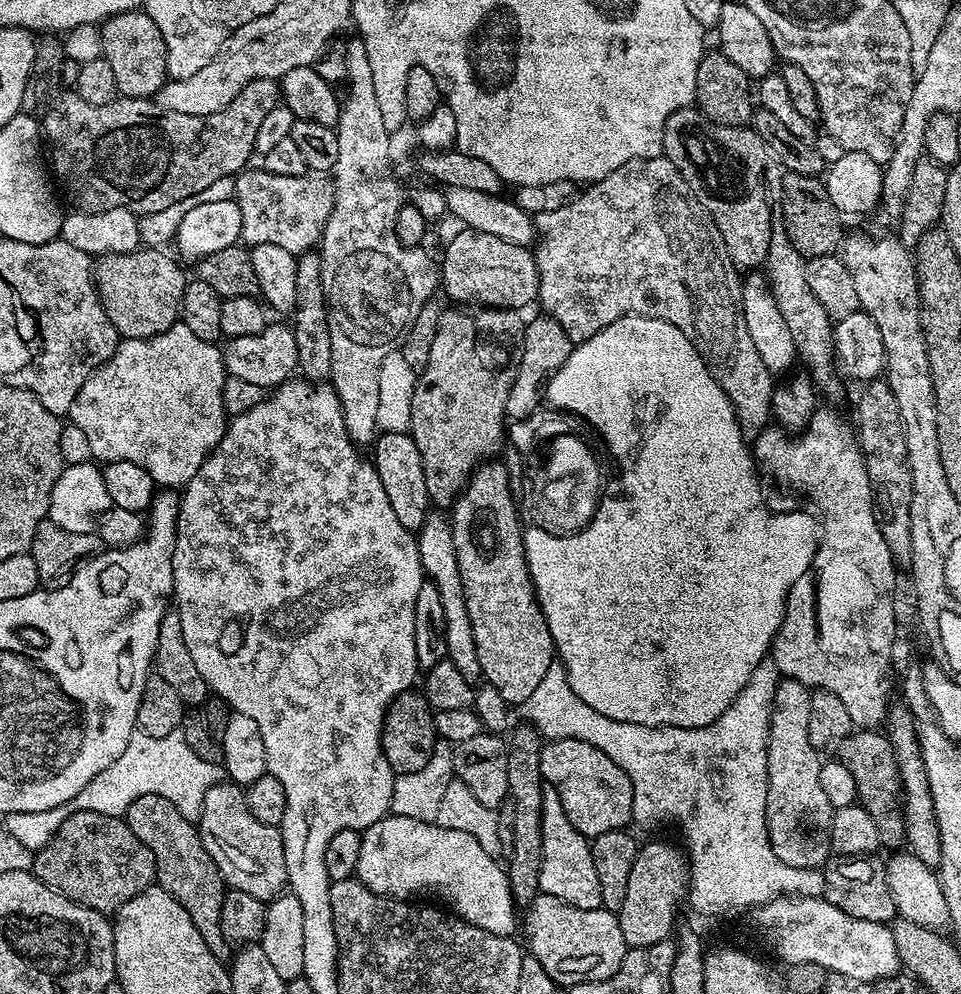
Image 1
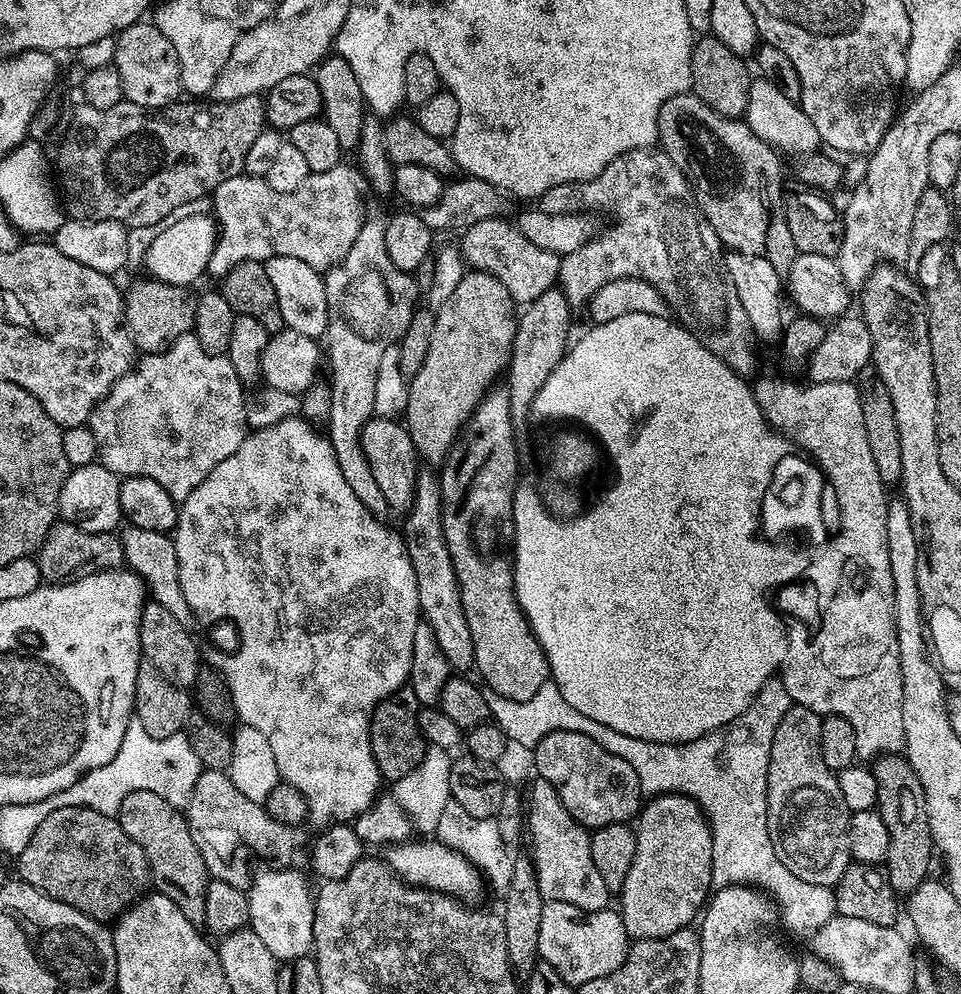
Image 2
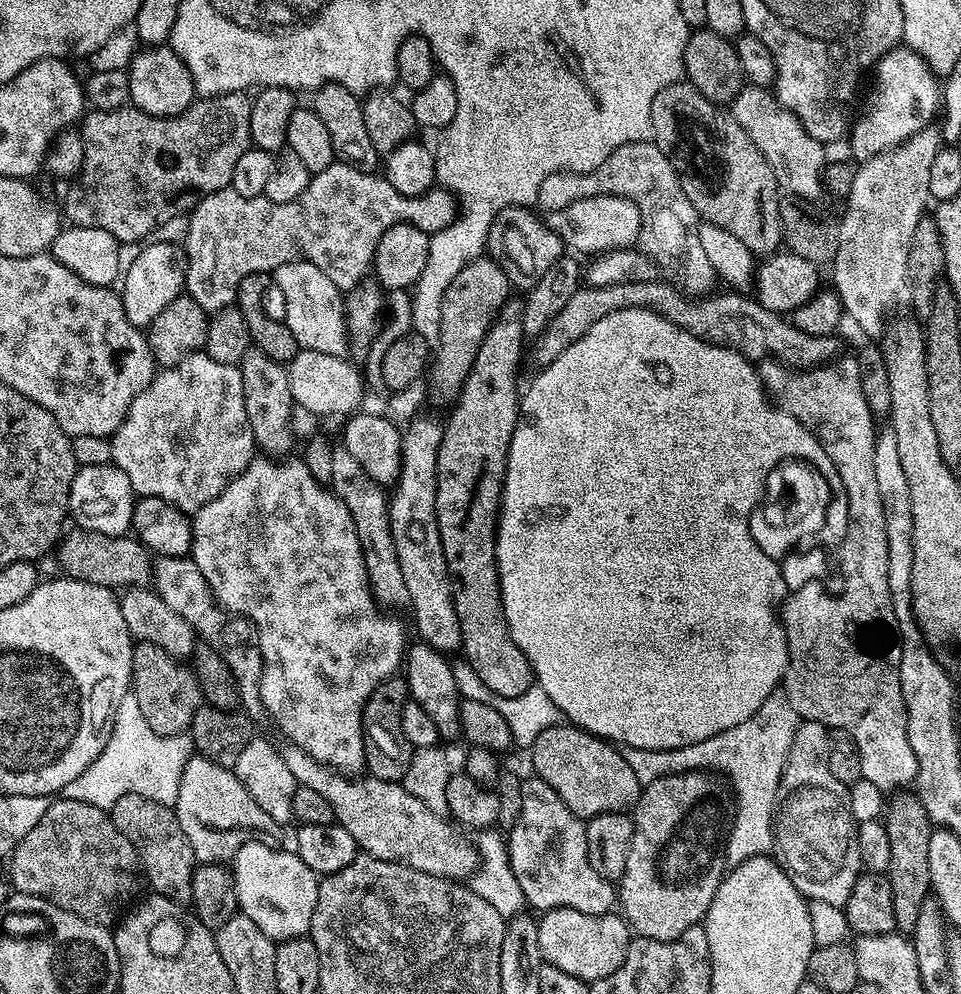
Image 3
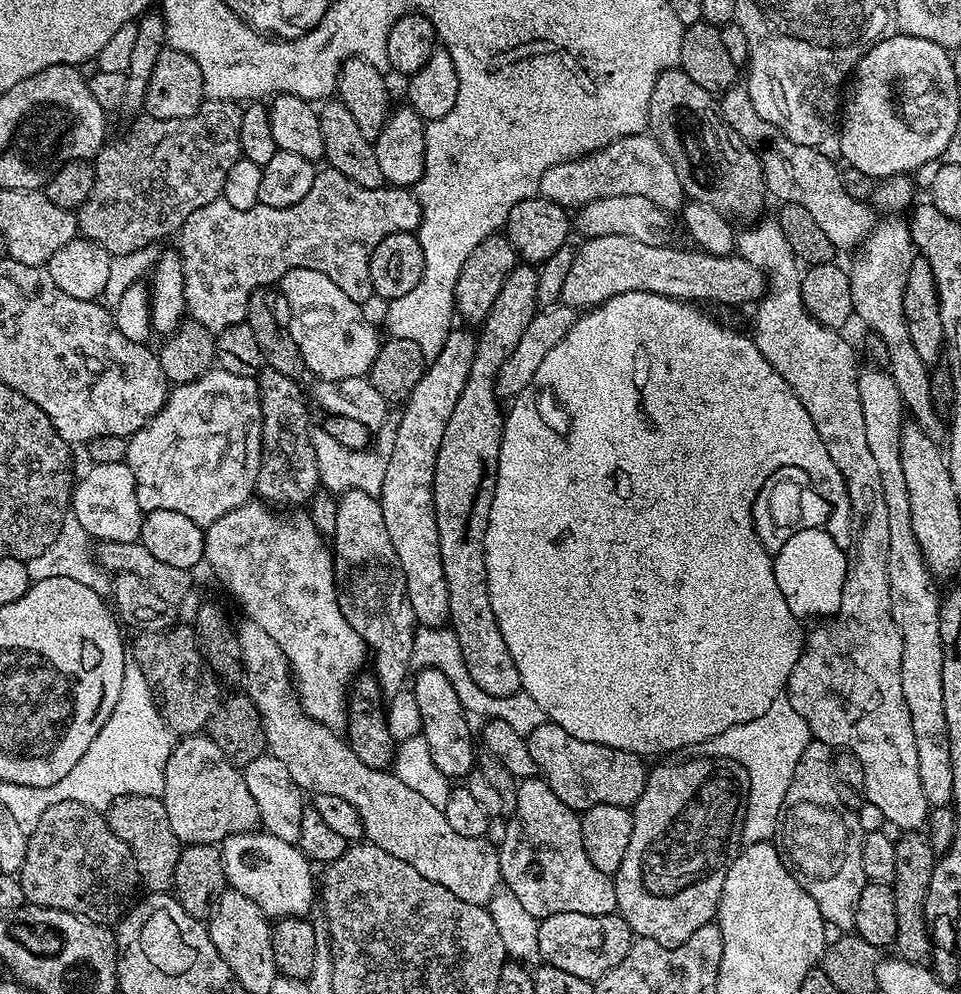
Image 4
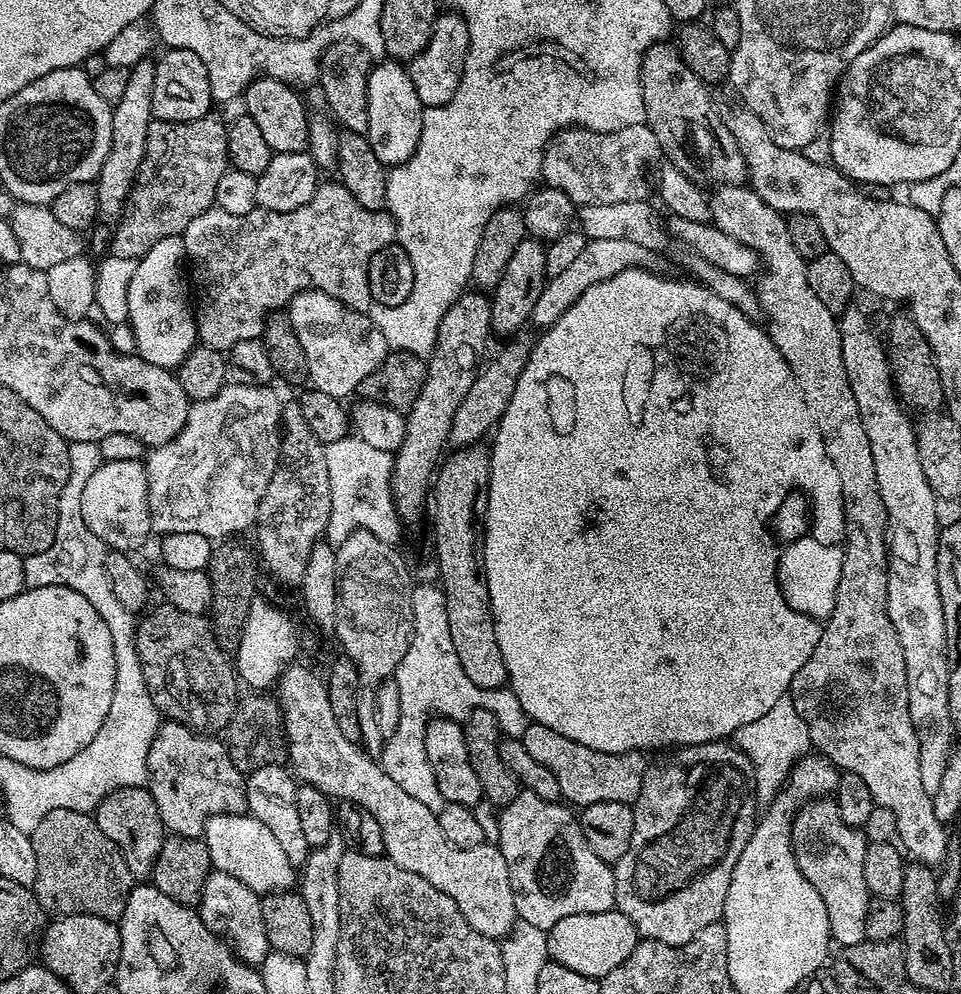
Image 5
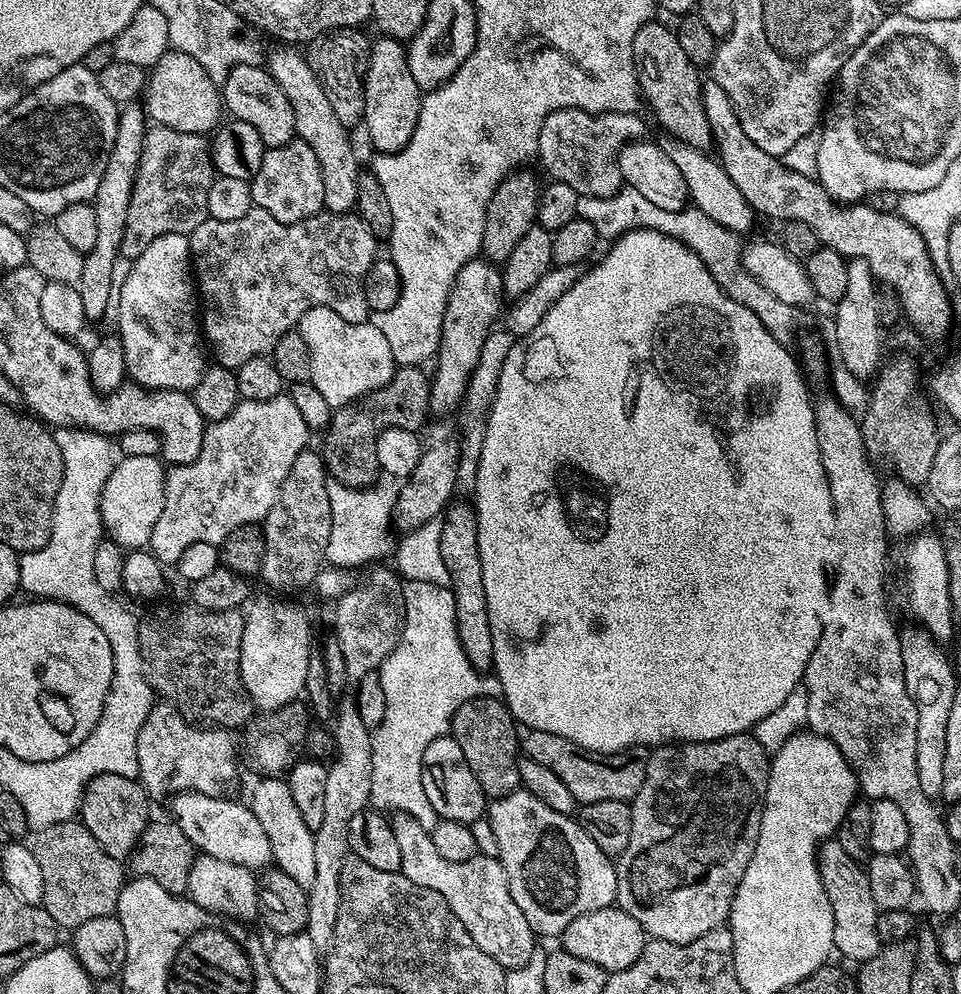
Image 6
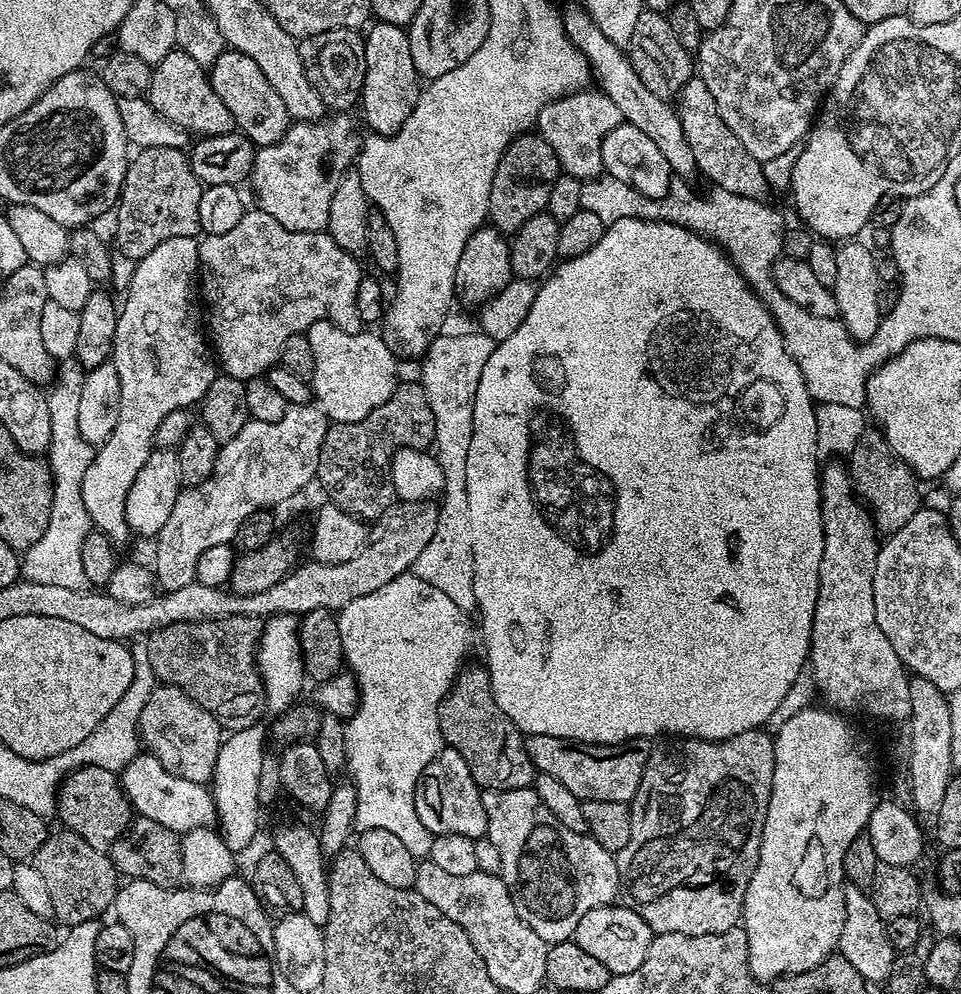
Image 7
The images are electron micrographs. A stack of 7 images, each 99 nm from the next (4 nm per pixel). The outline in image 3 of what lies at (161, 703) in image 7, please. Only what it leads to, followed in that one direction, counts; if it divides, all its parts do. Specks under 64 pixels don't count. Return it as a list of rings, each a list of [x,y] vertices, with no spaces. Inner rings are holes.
[[[199,754],[189,756],[182,770],[174,811],[200,864],[224,864],[233,859],[244,843],[276,842],[282,832],[281,824],[250,798],[250,790],[242,786],[233,769],[218,766],[218,762],[210,762]]]

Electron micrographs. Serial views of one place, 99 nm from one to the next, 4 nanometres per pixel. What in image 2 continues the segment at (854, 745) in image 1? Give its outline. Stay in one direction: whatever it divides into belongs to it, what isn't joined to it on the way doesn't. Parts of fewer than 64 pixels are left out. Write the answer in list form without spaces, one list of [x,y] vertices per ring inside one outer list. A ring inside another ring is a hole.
[[[900,754],[877,759],[871,769],[878,786],[875,811],[879,812],[882,822],[886,822],[886,834],[890,836],[886,875],[894,891],[907,894],[917,884],[929,879],[928,867],[932,864],[932,856],[934,857],[928,815],[924,809],[922,782],[918,782],[914,766],[910,766],[907,758]]]

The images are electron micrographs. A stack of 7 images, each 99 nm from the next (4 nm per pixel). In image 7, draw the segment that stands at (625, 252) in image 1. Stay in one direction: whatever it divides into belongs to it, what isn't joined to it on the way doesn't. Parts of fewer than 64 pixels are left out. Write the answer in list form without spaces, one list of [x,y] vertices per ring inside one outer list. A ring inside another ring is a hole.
[[[581,90],[569,92],[561,100],[546,105],[536,119],[535,127],[538,135],[550,146],[550,150],[554,150],[561,173],[583,182],[604,172],[602,142],[606,134],[610,134],[610,130],[623,123],[625,119],[622,110],[618,110],[618,106],[606,93],[599,90]]]

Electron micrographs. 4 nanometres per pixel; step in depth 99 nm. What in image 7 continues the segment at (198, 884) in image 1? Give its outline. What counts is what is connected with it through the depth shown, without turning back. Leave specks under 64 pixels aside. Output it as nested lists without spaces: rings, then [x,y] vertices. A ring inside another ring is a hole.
[[[84,765],[75,768],[64,777],[56,797],[58,820],[69,832],[77,832],[94,850],[108,852],[118,837],[128,831],[128,825],[134,819],[134,809],[124,792],[121,777],[110,770],[102,770],[102,766]]]

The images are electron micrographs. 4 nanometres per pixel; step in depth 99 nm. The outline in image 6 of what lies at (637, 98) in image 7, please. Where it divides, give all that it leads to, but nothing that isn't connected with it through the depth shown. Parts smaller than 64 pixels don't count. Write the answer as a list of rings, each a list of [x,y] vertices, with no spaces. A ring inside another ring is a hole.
[[[664,138],[659,141],[659,145],[662,150],[666,150],[670,162],[674,162],[674,166],[678,166],[682,178],[686,178],[688,198],[694,207],[702,210],[702,214],[706,214],[706,218],[714,218],[714,222],[718,222],[718,226],[726,226],[731,232],[745,234],[744,232],[751,230],[752,223],[758,220],[757,213],[752,211],[750,202],[746,202],[746,198],[742,198],[738,186],[734,186],[730,174],[726,174],[719,159],[713,158],[711,155],[708,157],[708,154],[701,149],[684,144],[680,140]]]

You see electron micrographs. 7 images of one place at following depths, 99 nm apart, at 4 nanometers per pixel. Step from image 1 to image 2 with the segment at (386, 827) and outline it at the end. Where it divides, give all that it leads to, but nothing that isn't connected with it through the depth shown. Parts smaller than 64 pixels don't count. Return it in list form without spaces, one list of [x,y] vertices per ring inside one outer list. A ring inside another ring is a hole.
[[[435,838],[409,839],[397,842],[387,849],[386,863],[393,872],[409,884],[417,888],[430,888],[434,892],[444,892],[447,896],[455,896],[461,902],[476,902],[480,891],[486,888],[486,881],[479,870],[458,850],[440,843]]]

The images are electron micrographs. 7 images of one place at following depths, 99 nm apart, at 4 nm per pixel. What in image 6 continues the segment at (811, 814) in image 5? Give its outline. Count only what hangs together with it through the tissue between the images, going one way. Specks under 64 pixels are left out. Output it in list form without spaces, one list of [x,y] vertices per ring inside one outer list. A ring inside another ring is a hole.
[[[829,838],[818,849],[818,863],[822,886],[826,886],[826,898],[830,898],[830,910],[834,910],[834,942],[833,949],[841,952],[848,960],[863,962],[874,958],[882,947],[878,938],[878,918],[880,912],[874,906],[874,898],[870,894],[870,882],[867,871],[861,861],[850,858],[846,850],[842,850],[839,839]]]

